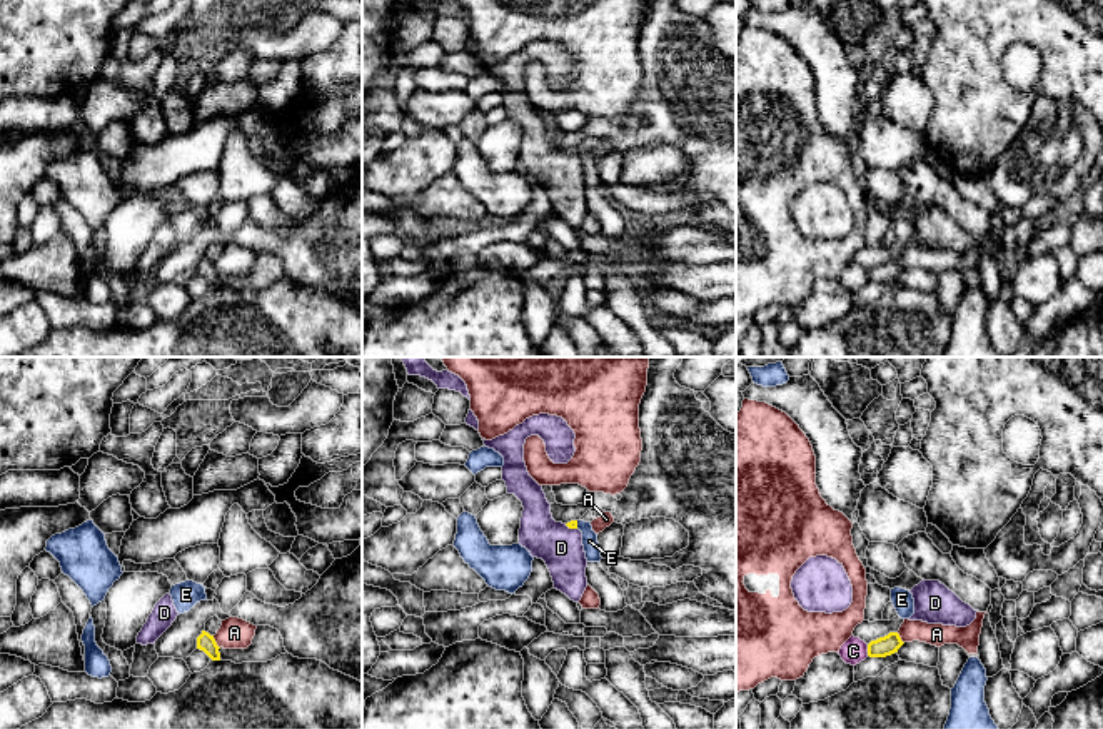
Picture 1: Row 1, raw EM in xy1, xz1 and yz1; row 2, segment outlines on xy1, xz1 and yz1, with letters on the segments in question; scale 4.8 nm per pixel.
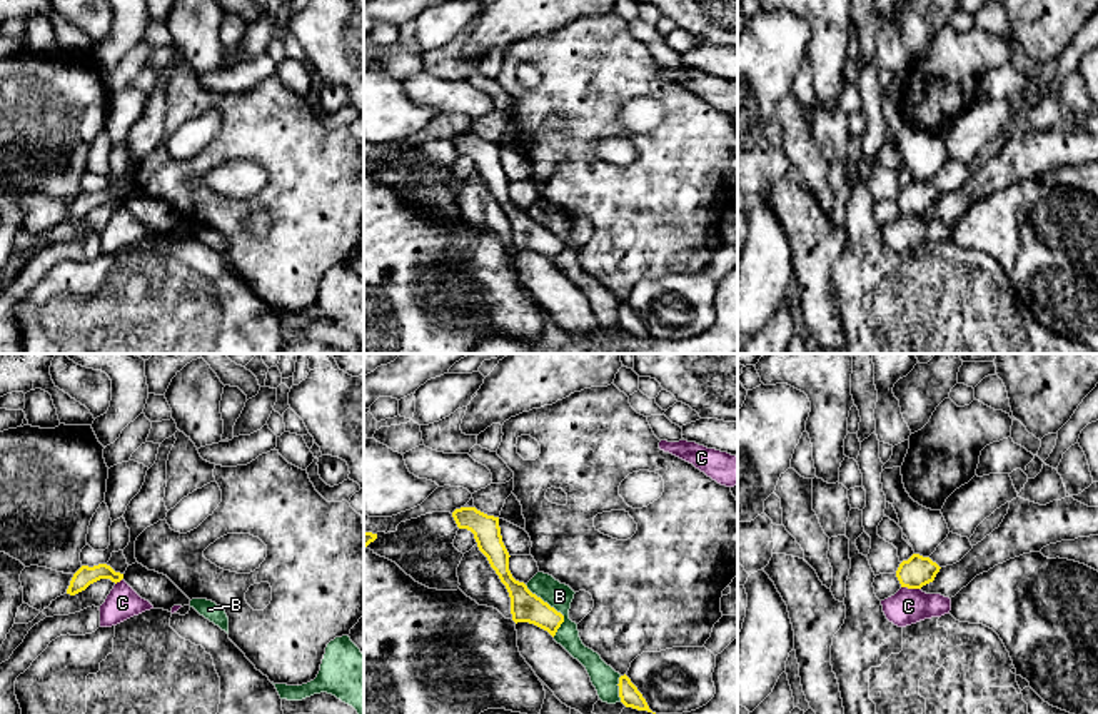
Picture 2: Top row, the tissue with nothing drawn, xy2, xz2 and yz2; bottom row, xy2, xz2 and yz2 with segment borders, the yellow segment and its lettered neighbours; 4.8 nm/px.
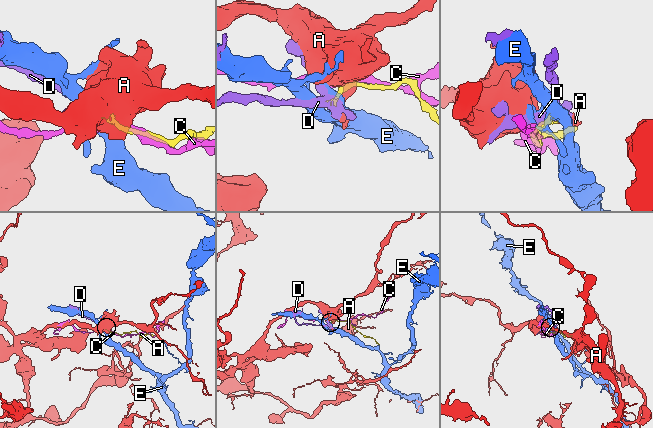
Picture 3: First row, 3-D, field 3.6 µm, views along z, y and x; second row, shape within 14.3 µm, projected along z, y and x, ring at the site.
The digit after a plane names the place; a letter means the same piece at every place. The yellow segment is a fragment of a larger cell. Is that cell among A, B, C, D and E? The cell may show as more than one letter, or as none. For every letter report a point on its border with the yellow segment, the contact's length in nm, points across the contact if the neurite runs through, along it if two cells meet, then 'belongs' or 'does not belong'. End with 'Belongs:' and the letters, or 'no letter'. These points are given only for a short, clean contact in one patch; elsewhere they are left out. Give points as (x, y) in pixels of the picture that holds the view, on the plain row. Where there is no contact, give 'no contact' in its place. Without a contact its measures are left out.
A: meets yellow in xy1 at (216, 269); contact 70 nm long; border along xy1 (212, 262), (219, 274); does not belong
B: meets yellow in xz2 at (553, 234); contact 300 nm long; does not belong
C: meets yellow in yz2 at (911, 214); contact 100 nm long; does not belong
D: meets yellow in xz1 at (571, 154); contact 70 nm long; runs through xz1 (573, 150), (571, 154), (561, 174); belongs
E: meets yellow in xz1 at (576, 150); contact 40 nm long; border along xz1 (576, 147), (578, 154); does not belong
Belongs: D

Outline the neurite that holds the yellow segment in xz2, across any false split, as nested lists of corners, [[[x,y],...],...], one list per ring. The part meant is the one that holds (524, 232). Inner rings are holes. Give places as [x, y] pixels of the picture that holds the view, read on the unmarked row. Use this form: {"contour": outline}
{"contour": [[[461,133],[452,138],[459,155],[467,155],[474,160],[479,177],[487,184],[491,194],[506,212],[511,224],[512,247],[529,249],[552,264],[564,249],[564,242],[532,220],[524,209],[512,204],[509,197],[509,178],[502,168],[499,143],[487,142],[476,133]]]}

